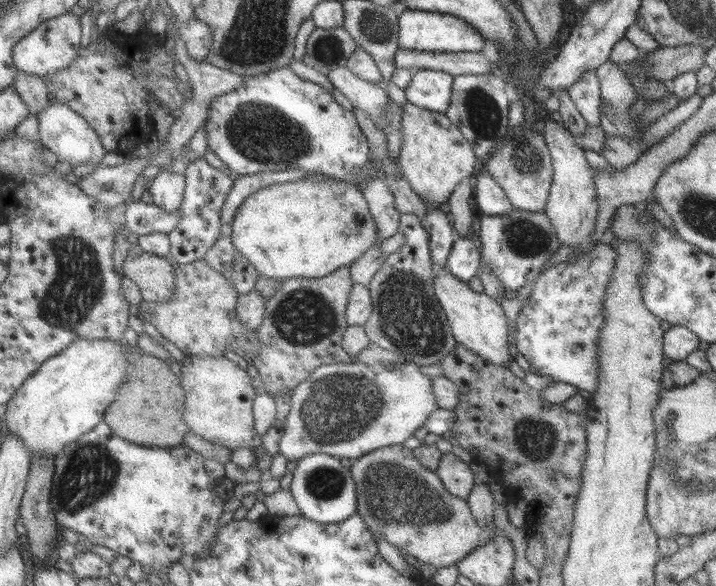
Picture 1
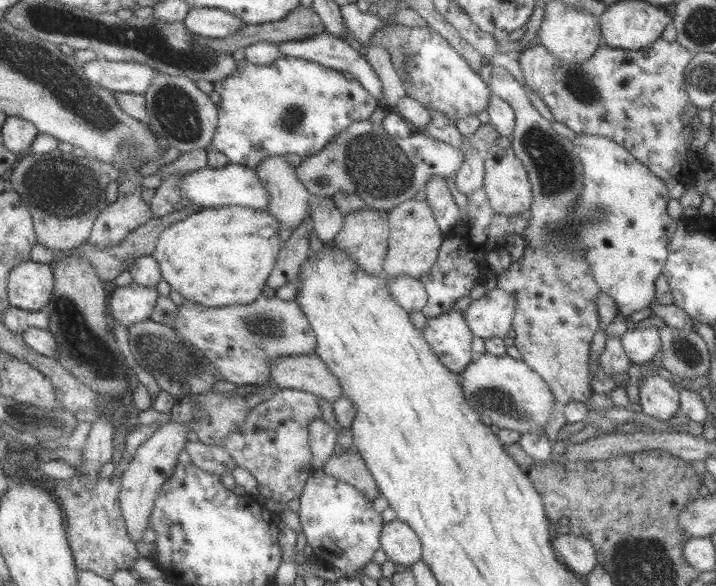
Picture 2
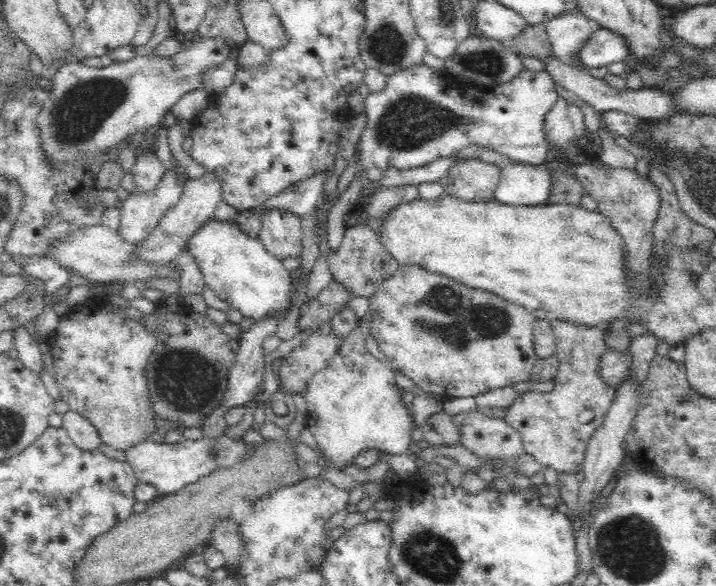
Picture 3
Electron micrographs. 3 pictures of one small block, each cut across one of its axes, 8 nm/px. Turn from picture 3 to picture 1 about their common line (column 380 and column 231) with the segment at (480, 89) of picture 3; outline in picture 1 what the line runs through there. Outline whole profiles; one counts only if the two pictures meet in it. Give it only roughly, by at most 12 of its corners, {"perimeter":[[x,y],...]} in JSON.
{"perimeter":[[290,66],[214,98],[208,150],[238,176],[351,181],[353,112]]}

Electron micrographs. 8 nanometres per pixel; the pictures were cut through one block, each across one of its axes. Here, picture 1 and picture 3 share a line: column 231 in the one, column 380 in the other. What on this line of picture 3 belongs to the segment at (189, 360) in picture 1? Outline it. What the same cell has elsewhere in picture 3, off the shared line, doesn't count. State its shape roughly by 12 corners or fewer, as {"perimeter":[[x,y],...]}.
{"perimeter":[[368,312],[305,382],[306,426],[343,470],[413,452],[394,370]]}

